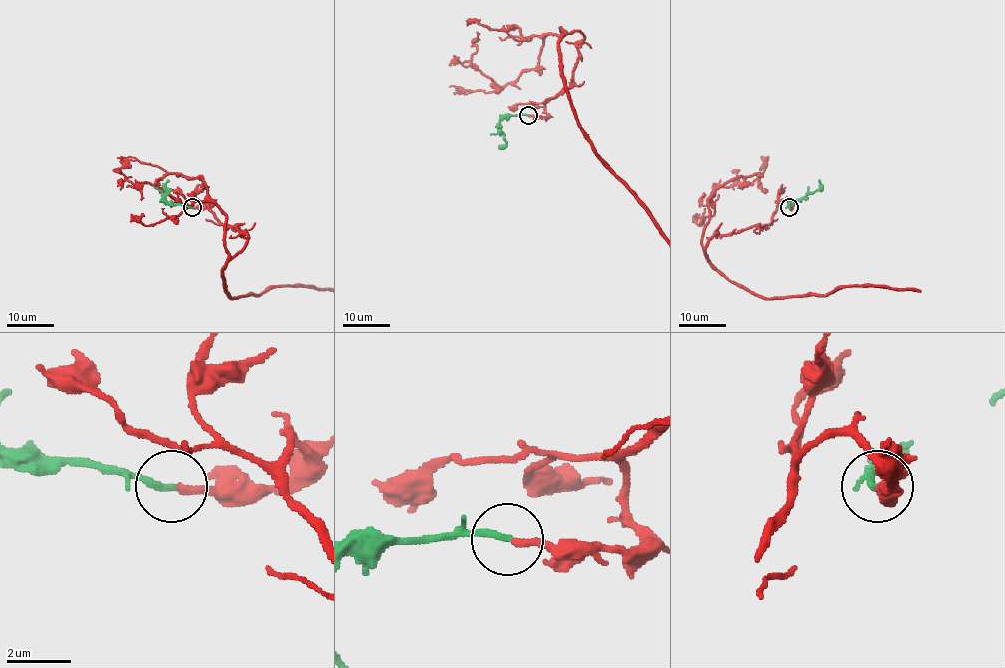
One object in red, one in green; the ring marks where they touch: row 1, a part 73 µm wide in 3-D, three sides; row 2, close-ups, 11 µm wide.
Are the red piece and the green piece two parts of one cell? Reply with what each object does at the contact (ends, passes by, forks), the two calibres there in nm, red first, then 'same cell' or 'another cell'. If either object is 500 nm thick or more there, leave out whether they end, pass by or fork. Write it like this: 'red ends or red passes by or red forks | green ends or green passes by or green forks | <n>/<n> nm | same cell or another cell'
red ends | green ends | 220/200 nm | same cell

